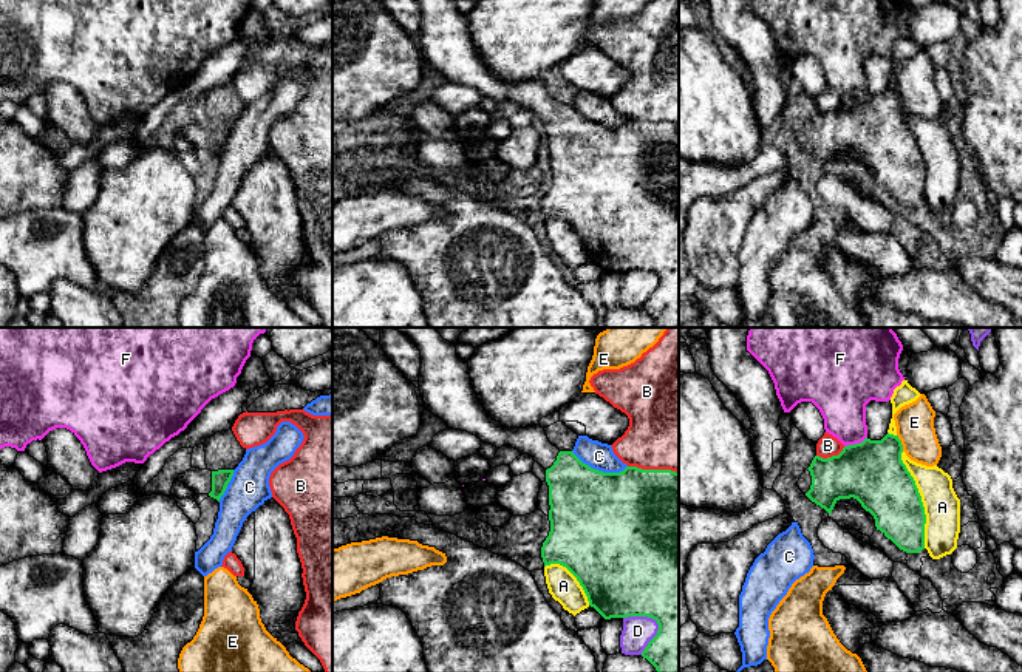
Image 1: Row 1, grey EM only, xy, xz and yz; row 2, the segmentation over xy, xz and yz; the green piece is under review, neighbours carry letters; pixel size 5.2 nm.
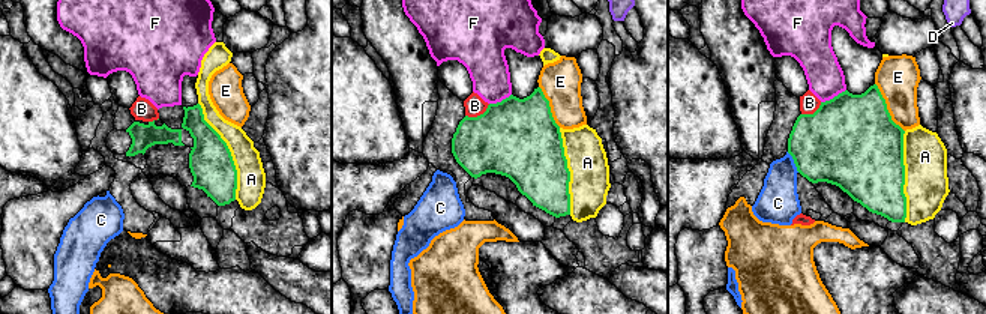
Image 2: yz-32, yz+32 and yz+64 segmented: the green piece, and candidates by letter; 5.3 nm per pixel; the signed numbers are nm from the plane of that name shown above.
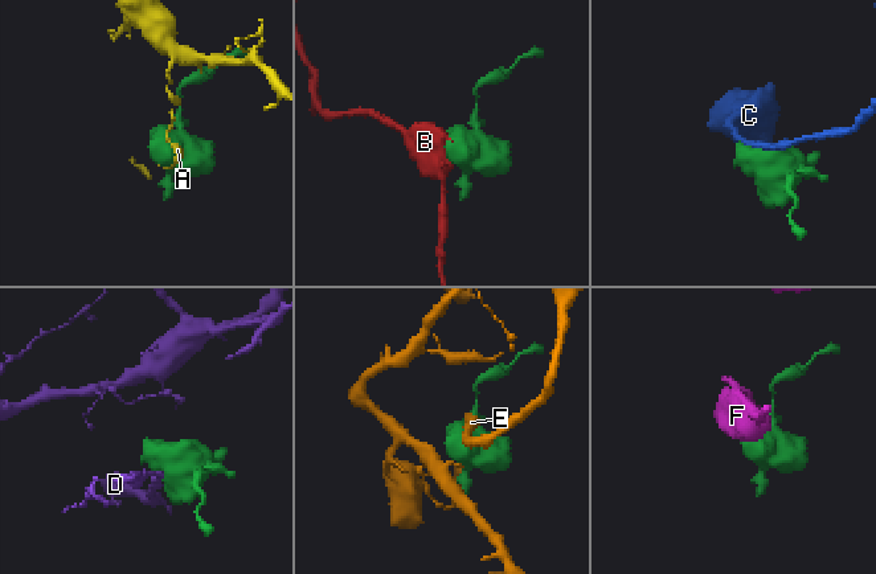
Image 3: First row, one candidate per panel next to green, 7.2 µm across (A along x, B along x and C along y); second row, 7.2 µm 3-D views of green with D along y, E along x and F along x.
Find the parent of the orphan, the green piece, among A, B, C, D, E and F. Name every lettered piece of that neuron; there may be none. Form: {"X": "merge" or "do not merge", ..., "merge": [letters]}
{"A": "do not merge", "B": "do not merge", "C": "do not merge", "D": "do not merge", "E": "do not merge", "F": "do not merge", "merge": []}

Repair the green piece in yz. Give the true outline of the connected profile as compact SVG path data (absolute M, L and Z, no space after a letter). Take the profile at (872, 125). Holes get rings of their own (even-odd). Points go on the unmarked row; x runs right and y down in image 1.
M898 90L866 91L838 110L815 110L798 141L829 168L840 153L857 153L874 170L877 184L900 204L918 207L925 202L926 168L901 107Z

